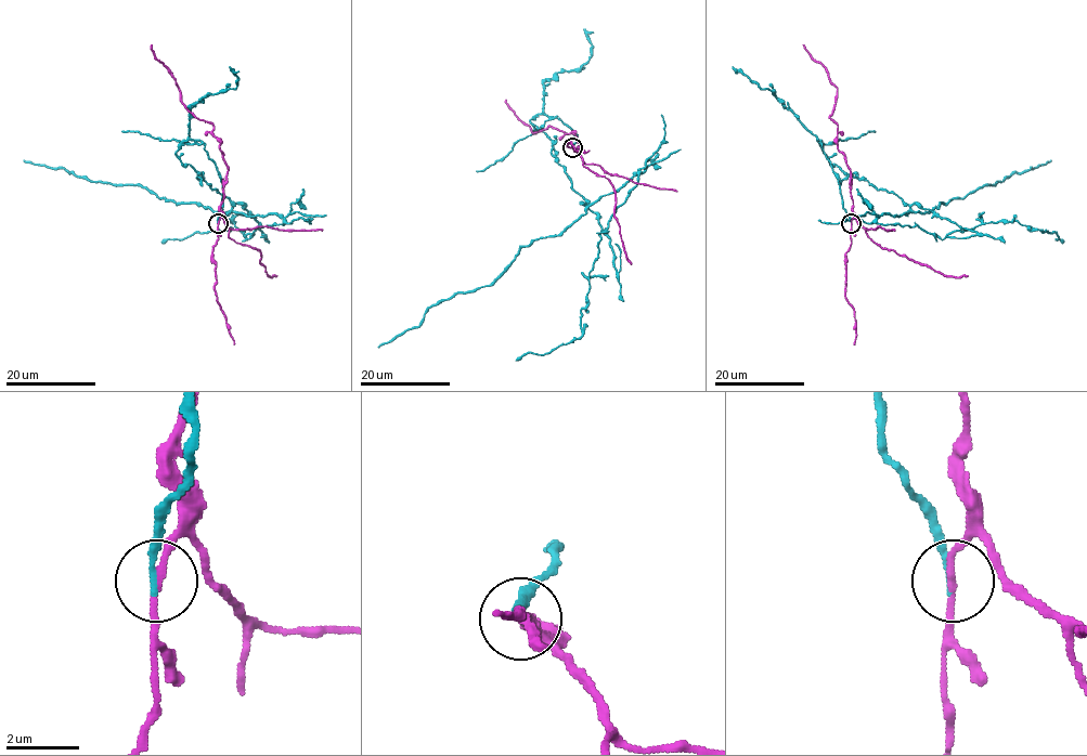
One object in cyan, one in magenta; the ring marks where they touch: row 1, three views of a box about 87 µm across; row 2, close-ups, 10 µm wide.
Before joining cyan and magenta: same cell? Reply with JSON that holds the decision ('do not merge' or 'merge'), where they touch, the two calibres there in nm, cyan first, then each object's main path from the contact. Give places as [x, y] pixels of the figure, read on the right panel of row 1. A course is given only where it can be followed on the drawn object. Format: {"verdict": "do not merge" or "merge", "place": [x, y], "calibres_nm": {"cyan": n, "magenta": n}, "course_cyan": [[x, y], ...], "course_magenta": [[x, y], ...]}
{"verdict": "do not merge", "place": [851, 223], "calibres_nm": {"cyan": 170, "magenta": 170}, "course_cyan": [[852, 223], [818, 140], [831, 164], [911, 209], [879, 223], [943, 238], [1018, 221], [1064, 242]], "course_magenta": [[852, 223], [851, 169], [838, 148], [837, 125], [830, 115], [837, 88], [830, 81], [828, 72], [803, 44]]}

